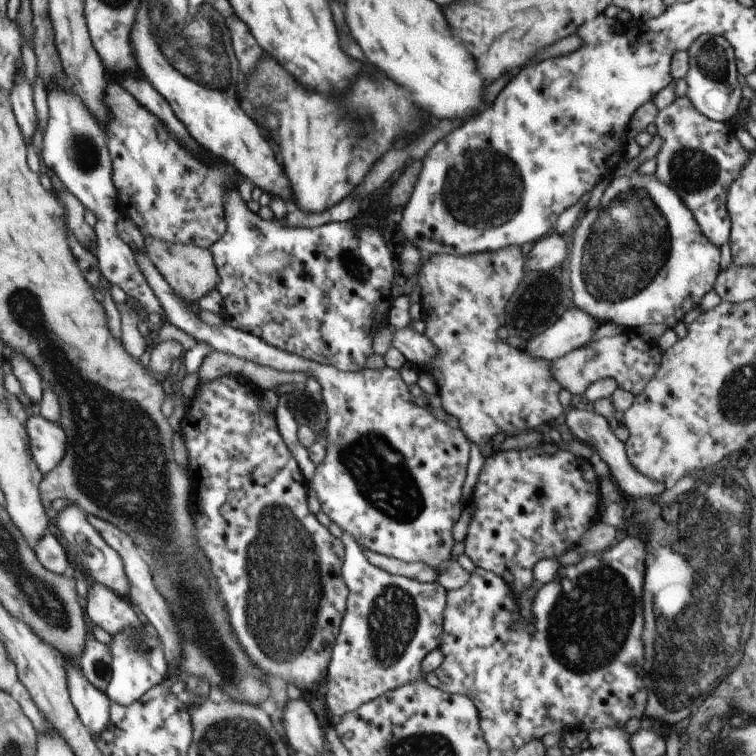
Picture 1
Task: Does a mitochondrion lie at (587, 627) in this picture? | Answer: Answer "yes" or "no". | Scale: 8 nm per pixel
yes

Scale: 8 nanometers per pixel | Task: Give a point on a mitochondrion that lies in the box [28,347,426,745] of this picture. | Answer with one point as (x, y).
(284, 592)

